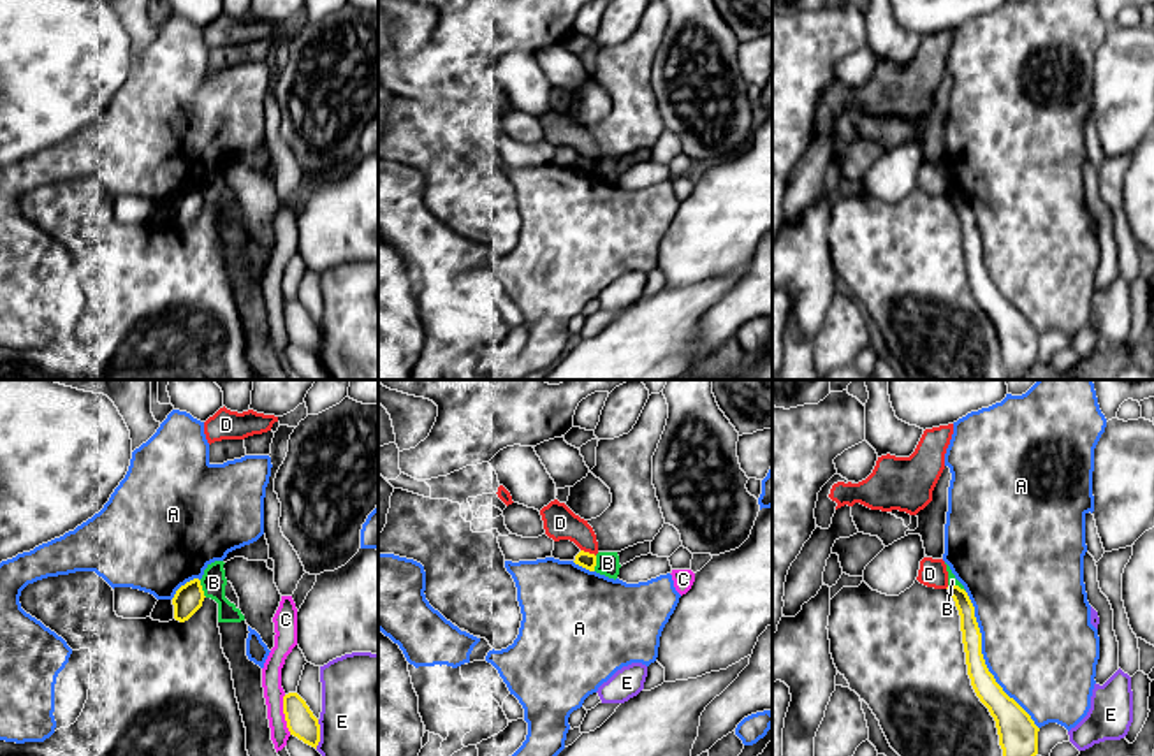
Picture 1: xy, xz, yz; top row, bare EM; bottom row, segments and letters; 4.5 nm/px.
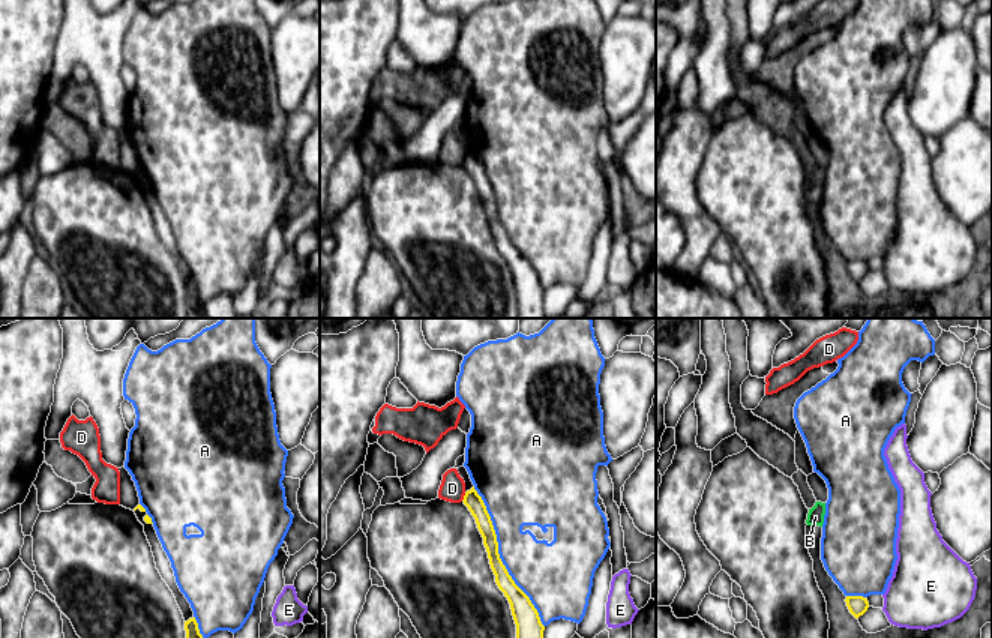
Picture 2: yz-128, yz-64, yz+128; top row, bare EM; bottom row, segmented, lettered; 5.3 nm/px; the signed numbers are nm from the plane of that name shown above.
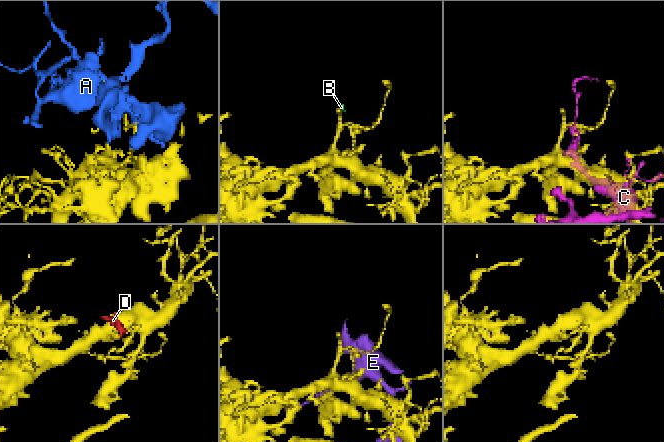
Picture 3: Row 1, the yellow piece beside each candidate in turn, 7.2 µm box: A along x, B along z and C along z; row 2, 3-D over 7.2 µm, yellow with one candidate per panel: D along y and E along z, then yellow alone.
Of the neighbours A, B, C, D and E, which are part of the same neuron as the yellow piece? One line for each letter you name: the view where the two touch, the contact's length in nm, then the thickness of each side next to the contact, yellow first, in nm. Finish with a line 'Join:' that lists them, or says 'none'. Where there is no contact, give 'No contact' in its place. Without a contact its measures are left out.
Join: none

